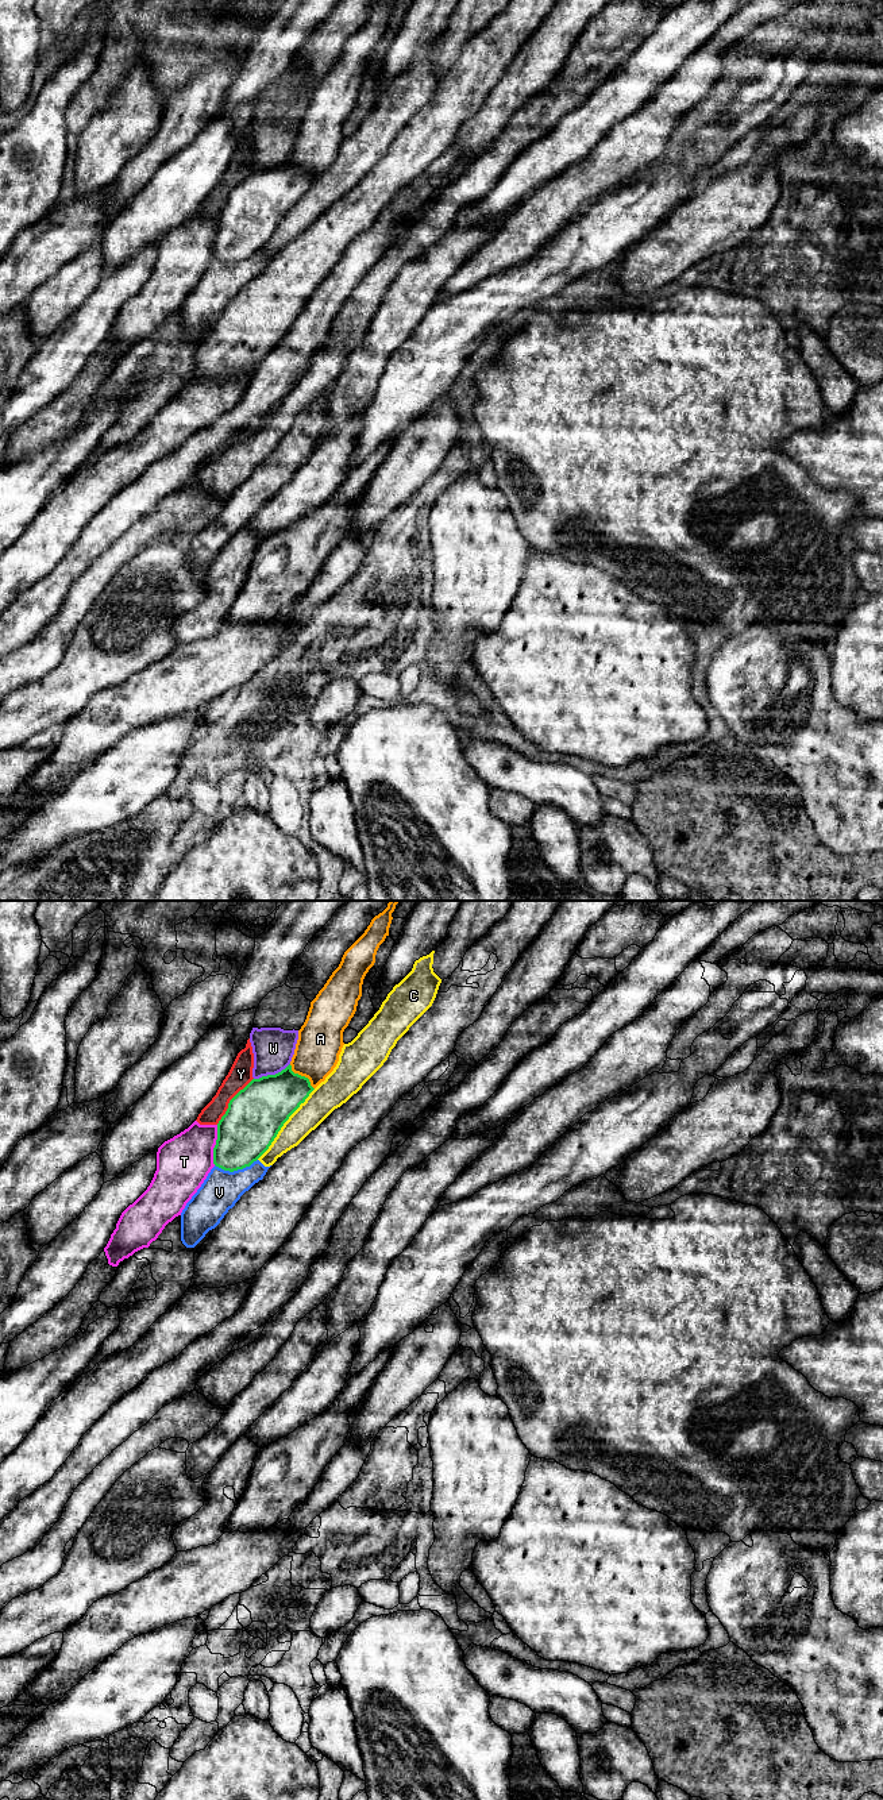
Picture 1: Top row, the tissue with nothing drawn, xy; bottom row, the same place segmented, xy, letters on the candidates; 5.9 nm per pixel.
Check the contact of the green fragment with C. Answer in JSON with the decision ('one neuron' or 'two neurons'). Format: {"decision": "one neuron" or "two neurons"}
{"decision": "two neurons"}

